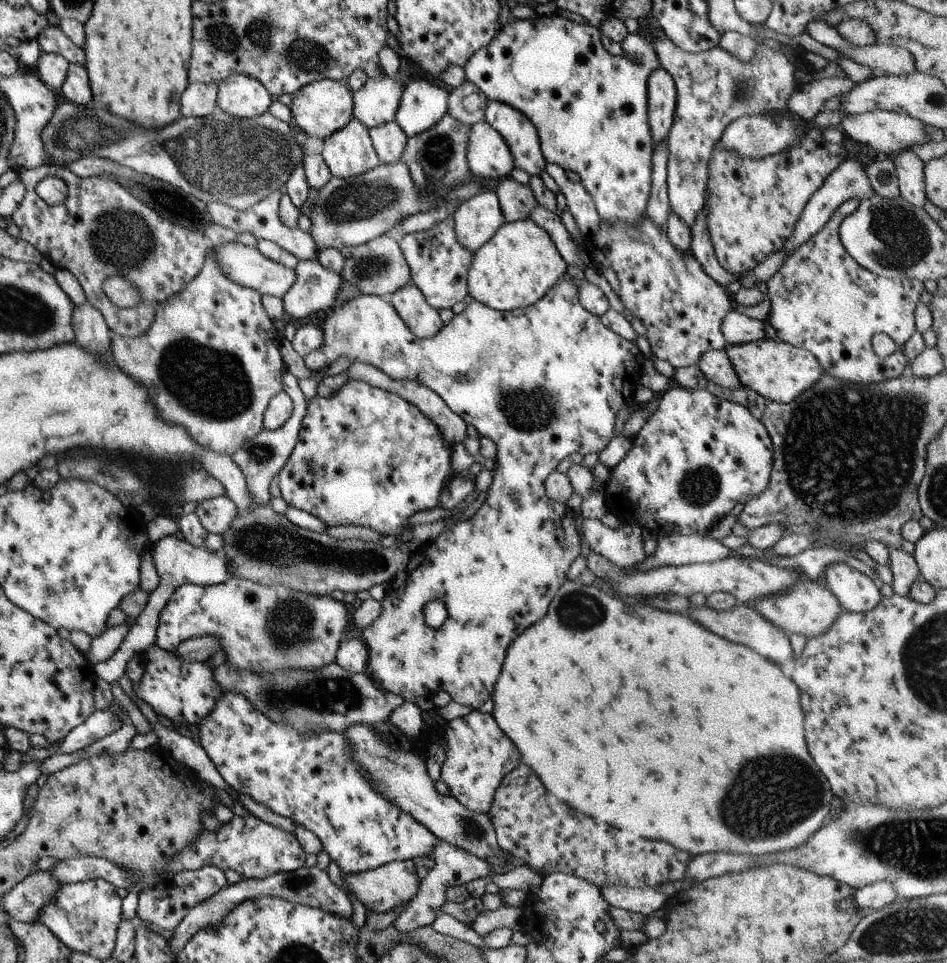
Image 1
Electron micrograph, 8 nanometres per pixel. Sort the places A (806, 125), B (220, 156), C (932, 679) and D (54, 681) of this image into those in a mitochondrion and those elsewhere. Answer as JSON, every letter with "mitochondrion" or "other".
{"A":"other","B":"mitochondrion","C":"mitochondrion","D":"other"}

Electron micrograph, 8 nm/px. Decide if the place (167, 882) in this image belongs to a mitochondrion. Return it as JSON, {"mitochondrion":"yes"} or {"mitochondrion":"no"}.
{"mitochondrion":"no"}

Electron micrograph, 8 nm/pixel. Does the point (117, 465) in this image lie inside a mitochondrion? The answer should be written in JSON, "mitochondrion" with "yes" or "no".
{"mitochondrion":"yes"}

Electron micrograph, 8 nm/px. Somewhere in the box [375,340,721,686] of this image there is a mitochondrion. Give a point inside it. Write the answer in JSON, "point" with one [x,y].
{"point":[525,411]}

